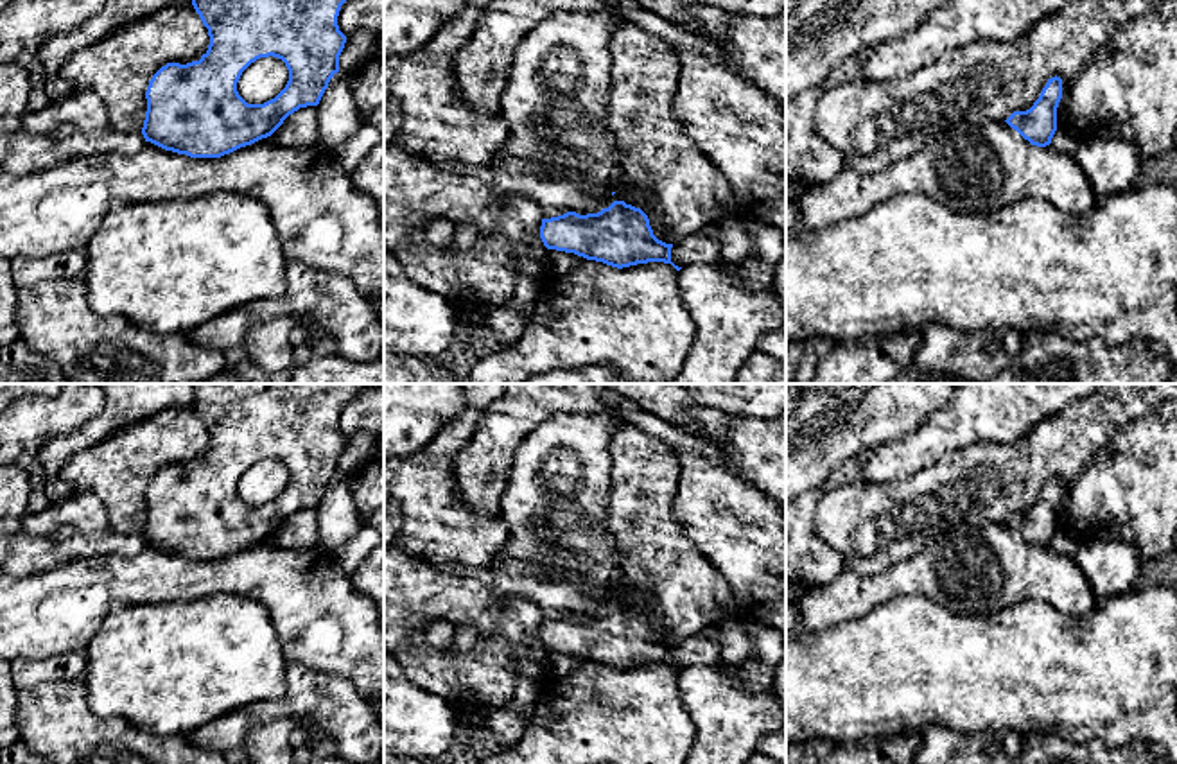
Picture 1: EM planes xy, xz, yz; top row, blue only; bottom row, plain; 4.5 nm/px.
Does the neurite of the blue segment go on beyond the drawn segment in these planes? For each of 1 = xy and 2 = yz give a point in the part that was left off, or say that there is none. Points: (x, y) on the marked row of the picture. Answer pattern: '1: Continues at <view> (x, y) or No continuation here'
1: No continuation here
2: No continuation here

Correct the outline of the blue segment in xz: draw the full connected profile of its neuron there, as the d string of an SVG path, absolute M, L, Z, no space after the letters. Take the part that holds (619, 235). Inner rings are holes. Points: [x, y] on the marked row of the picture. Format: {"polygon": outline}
{"polygon": "M614 201L597 213L580 215L567 212L558 217L542 219L540 239L547 249L574 253L617 269L648 262L664 262L671 264L676 271L682 269L671 262L673 244L658 240L653 235L648 215L624 201Z"}

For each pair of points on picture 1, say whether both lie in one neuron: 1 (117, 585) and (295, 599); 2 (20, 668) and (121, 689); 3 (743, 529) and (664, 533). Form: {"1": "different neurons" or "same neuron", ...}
{"1": "same neuron", "2": "different neurons", "3": "different neurons"}

